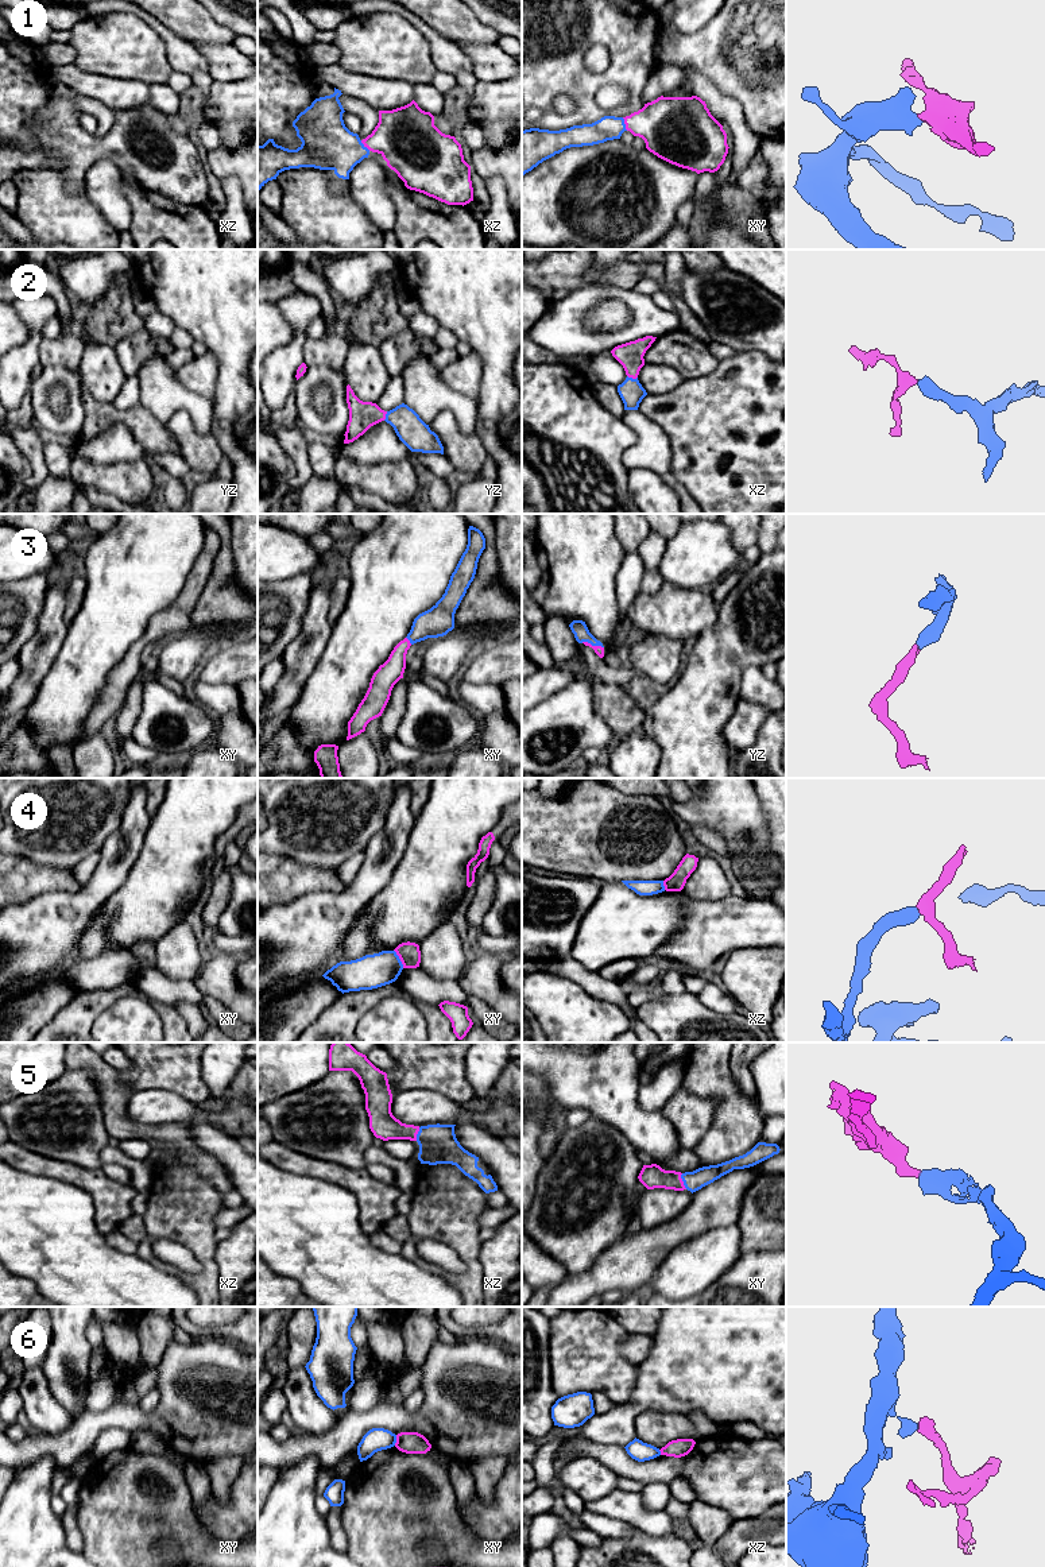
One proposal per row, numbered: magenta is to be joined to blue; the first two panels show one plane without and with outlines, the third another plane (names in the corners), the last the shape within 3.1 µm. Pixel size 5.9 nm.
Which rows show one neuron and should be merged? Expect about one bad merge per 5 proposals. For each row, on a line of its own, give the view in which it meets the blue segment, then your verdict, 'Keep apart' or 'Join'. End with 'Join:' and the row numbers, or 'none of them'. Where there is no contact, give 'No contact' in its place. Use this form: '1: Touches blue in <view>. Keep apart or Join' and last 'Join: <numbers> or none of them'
1: Touches blue in xy. Join
2: Touches blue in xz. Join
3: Touches blue in yz. Join
4: Touches blue in xy. Keep apart
5: Touches blue in xy. Join
6: Touches blue in xy. Keep apart
Join: 1, 2, 3, 5

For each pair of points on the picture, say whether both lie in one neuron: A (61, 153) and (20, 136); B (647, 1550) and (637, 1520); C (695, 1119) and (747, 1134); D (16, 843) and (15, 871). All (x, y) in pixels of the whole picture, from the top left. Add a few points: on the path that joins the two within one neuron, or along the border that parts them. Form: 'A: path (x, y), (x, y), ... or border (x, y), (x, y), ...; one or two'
A: border (37, 111), (28, 122), (37, 143), (14, 146); two
B: border (635, 1527), (650, 1535), (672, 1533); two
C: border (699, 1095), (713, 1102), (715, 1114), (692, 1149); two
D: border (14, 854), (46, 866); two

